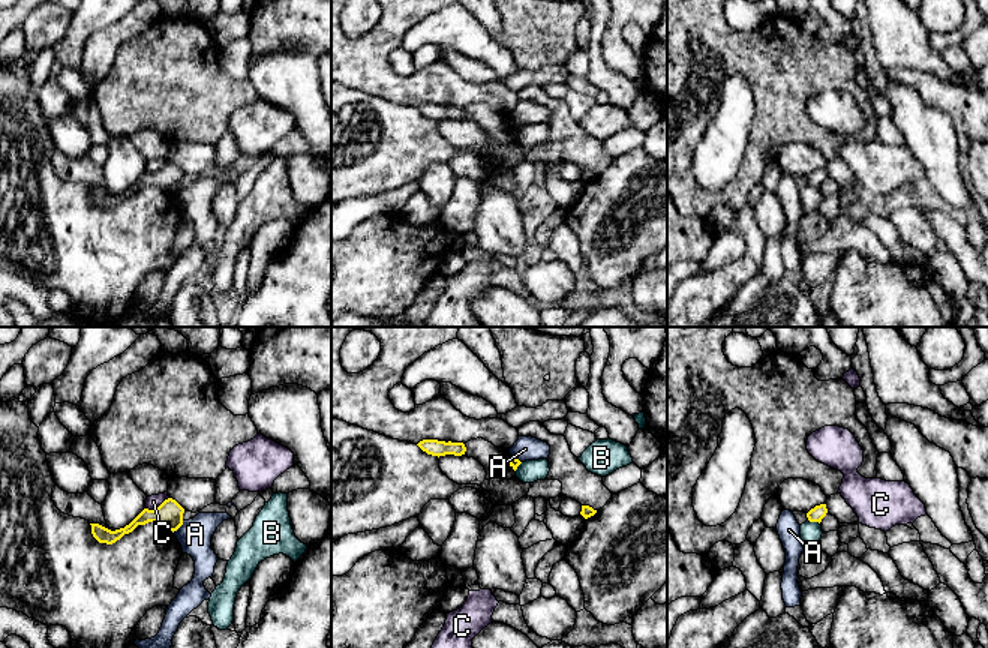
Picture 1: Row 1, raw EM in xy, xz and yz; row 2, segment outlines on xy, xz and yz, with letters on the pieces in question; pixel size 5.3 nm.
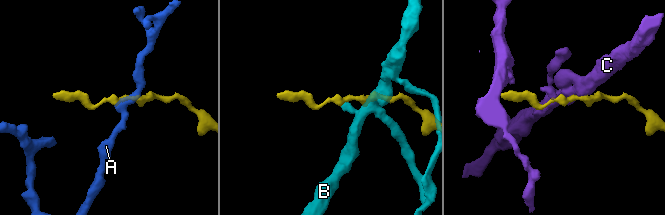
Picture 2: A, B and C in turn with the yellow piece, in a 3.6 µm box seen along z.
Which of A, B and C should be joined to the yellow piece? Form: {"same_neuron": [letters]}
{"same_neuron": []}

